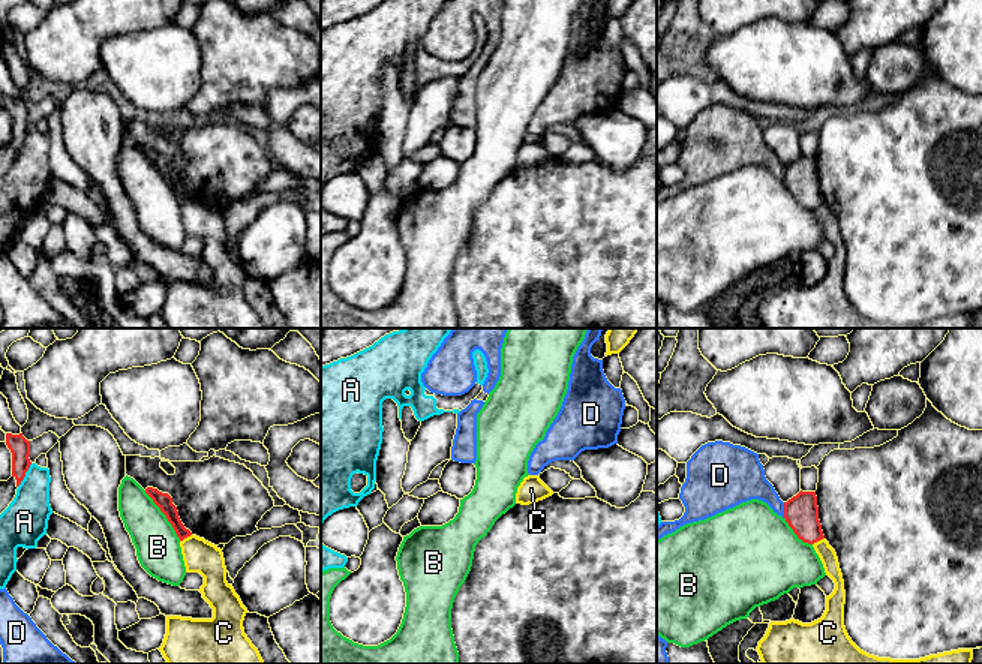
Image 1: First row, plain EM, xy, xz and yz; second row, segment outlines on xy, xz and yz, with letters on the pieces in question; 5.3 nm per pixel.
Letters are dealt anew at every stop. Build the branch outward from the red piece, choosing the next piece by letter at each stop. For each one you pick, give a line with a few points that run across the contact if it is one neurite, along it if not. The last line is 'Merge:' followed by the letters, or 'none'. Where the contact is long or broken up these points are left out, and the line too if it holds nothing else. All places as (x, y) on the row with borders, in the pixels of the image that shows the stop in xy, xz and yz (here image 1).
Merge: none

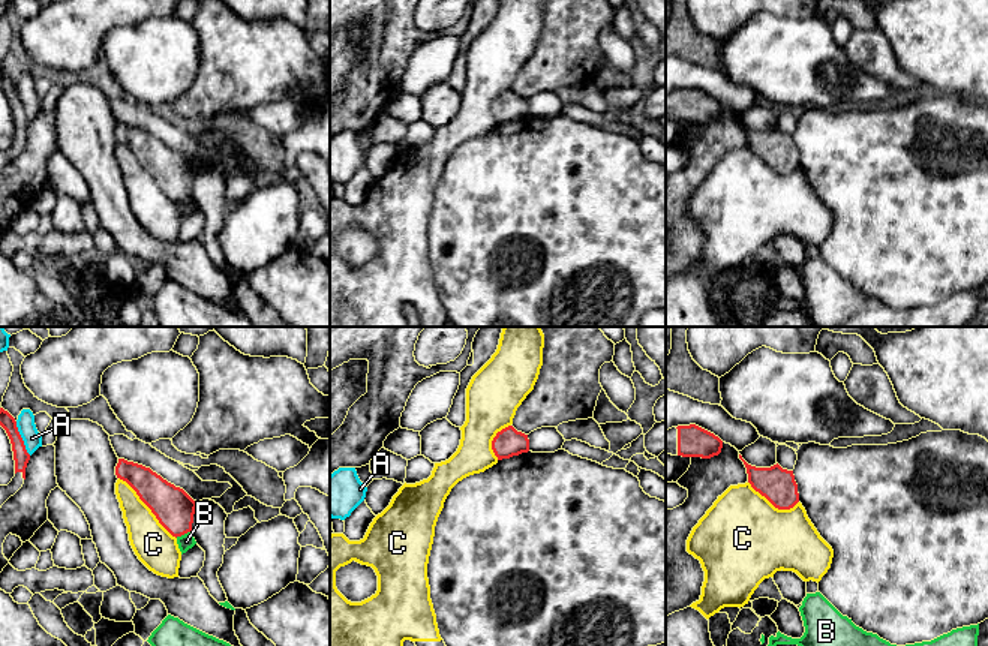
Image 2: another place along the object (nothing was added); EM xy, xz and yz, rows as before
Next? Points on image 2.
Merge: none

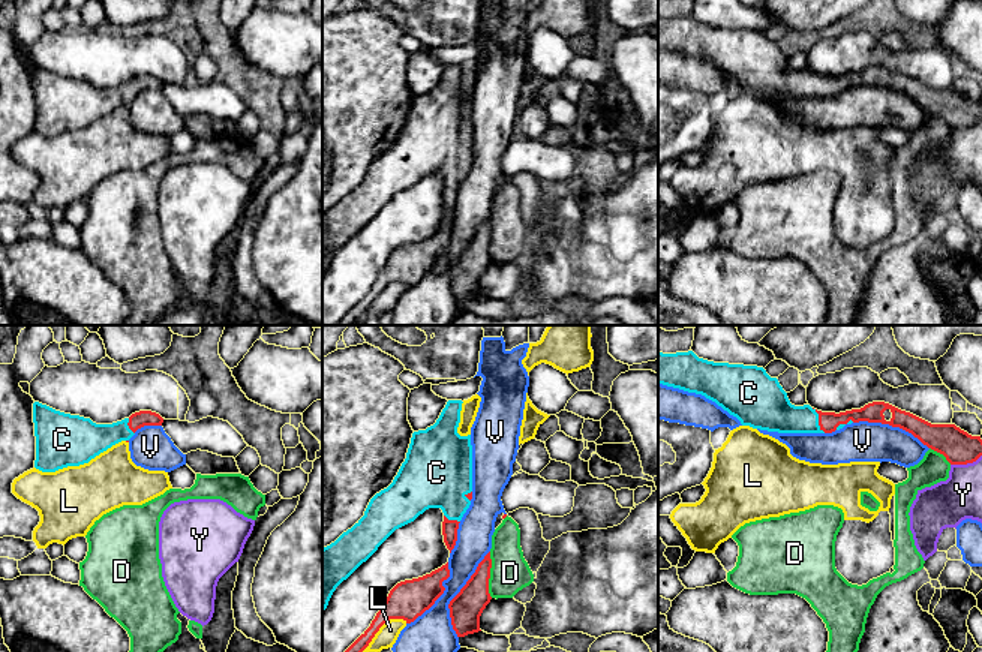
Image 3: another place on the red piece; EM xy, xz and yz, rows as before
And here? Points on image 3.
Merge: C

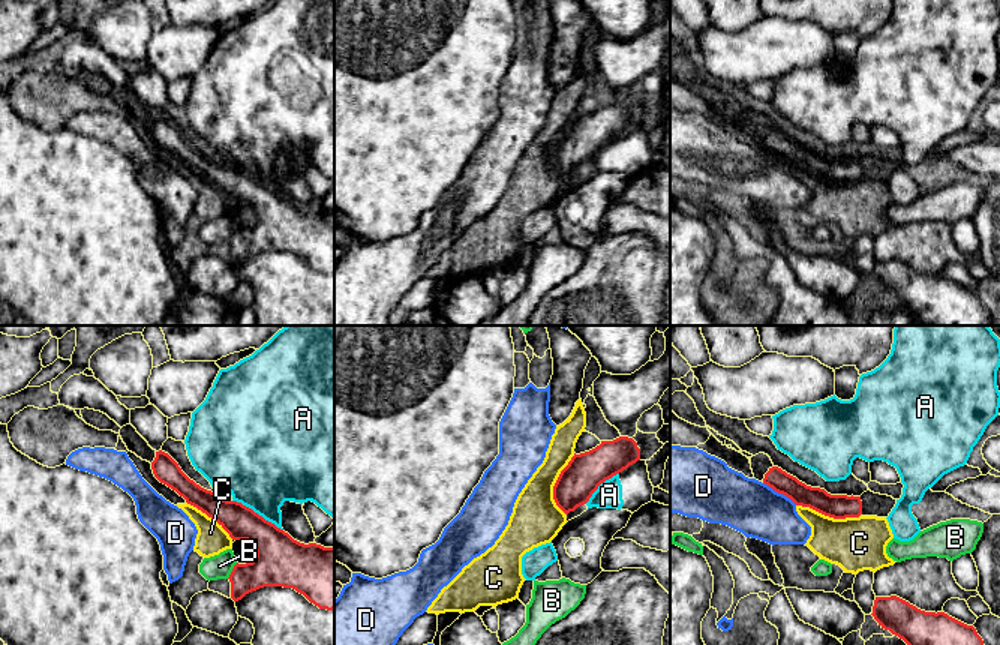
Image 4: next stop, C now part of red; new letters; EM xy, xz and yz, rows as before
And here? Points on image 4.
Merge: none

